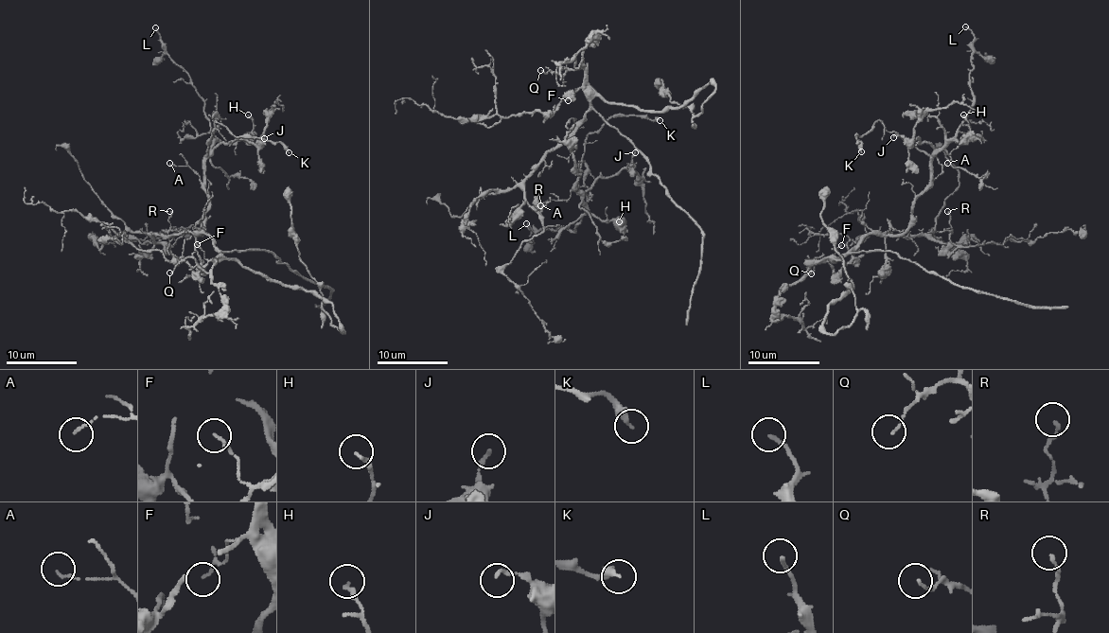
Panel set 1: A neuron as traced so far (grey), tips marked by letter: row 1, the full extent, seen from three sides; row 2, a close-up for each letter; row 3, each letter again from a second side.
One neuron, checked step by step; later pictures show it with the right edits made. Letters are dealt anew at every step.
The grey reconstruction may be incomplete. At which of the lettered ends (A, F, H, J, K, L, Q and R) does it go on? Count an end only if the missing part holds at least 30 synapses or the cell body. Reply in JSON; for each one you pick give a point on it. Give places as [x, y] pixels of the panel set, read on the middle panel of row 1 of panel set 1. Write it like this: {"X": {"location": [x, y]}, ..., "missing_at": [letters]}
{"missing_at": []}

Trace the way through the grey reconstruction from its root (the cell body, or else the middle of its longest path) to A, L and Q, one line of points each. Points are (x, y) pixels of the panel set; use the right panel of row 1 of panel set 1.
A: (839, 261), (836, 259), (847, 255), (869, 235), (901, 235), (908, 227), (913, 201), (947, 163)
L: (839, 261), (869, 235), (908, 227), (929, 161), (973, 103), (975, 35), (965, 26)
Q: (839, 261), (818, 259), (809, 269), (809, 273), (809, 263), (815, 257), (811, 273)

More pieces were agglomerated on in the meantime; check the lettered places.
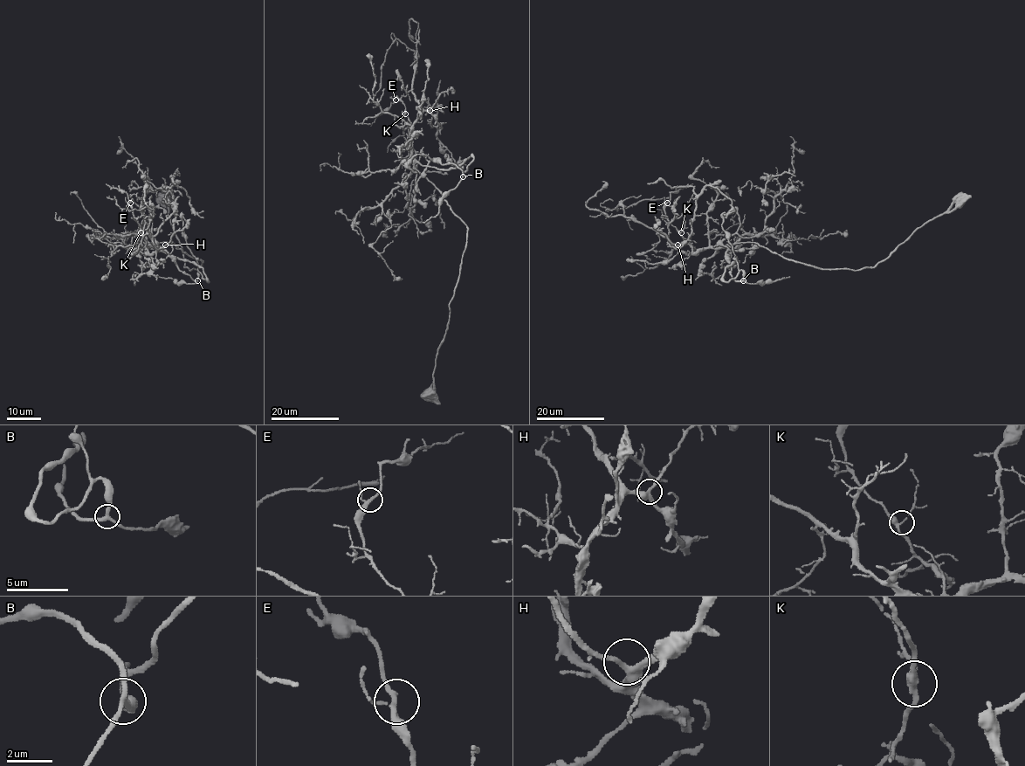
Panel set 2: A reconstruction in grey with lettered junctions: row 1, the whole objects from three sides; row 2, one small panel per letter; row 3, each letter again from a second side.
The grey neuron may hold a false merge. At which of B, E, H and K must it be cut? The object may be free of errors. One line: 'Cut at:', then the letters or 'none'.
Cut at: none

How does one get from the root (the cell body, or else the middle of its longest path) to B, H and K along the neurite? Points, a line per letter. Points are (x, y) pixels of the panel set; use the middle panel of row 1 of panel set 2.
B: (427, 396), (449, 321), (467, 227), (414, 164), (427, 165), (432, 159), (455, 163), (462, 176)
H: (427, 396), (467, 237), (466, 224), (413, 162), (413, 123), (429, 110)
K: (427, 396), (449, 321), (467, 227), (415, 167), (412, 126), (402, 120), (405, 113)

